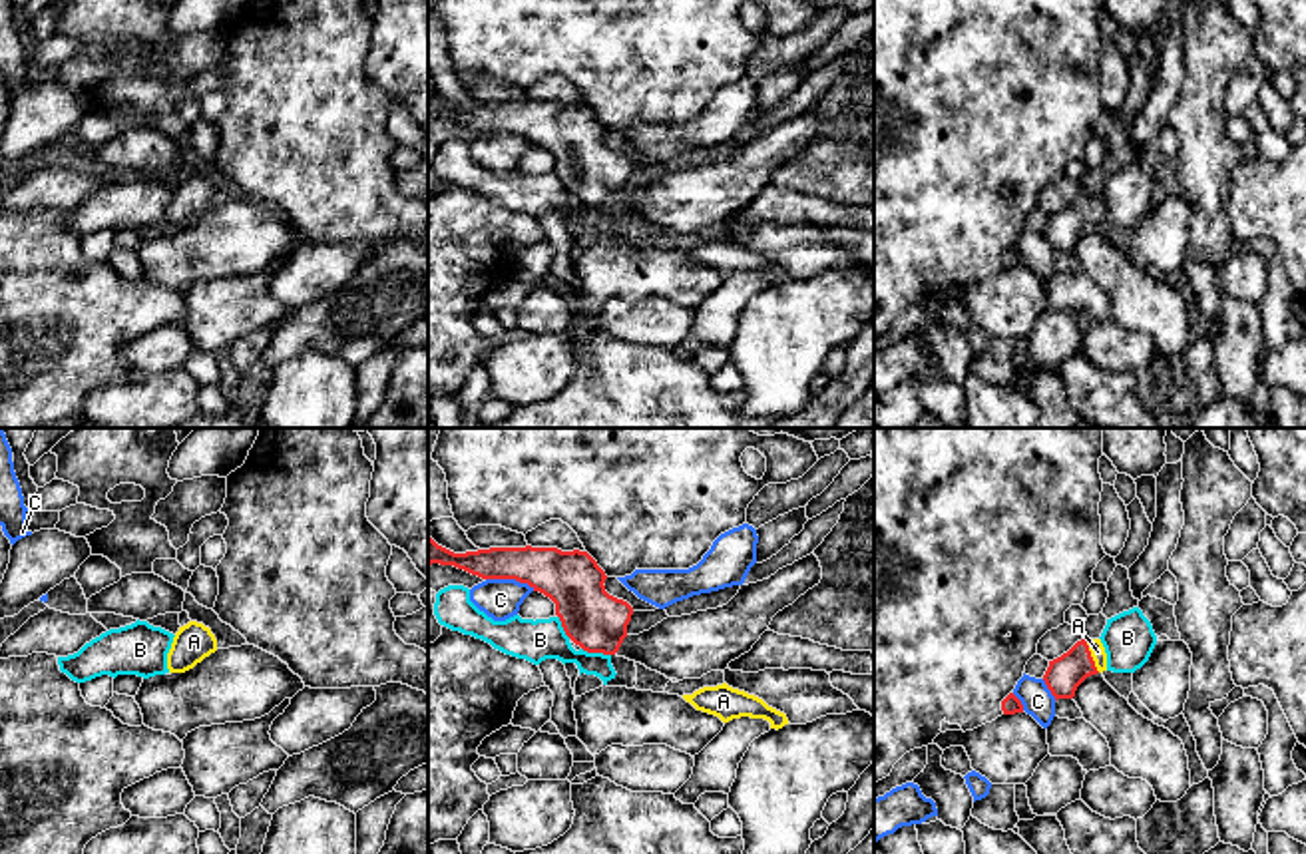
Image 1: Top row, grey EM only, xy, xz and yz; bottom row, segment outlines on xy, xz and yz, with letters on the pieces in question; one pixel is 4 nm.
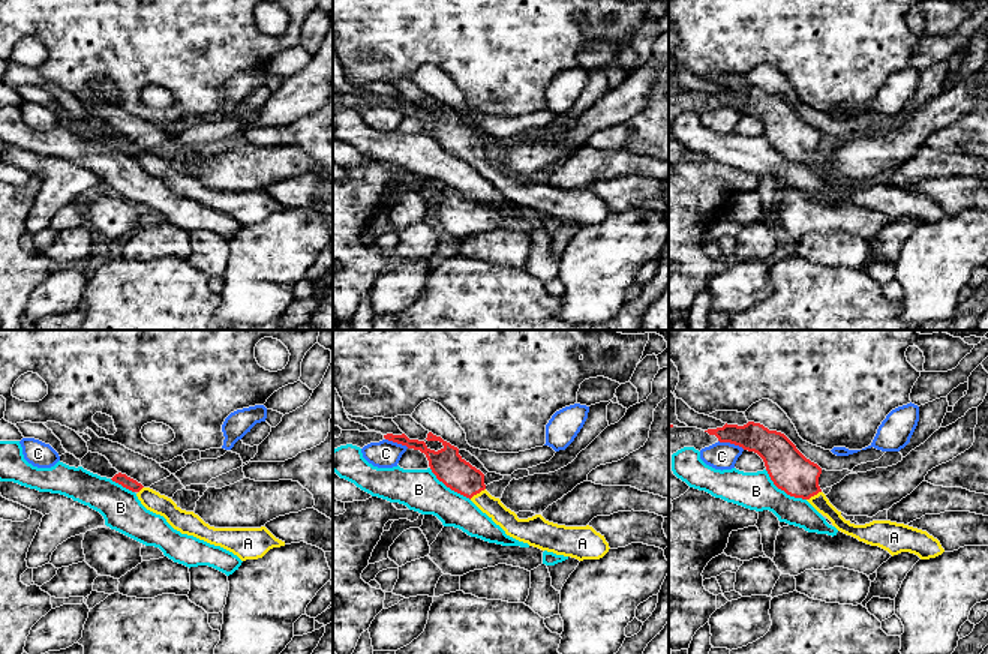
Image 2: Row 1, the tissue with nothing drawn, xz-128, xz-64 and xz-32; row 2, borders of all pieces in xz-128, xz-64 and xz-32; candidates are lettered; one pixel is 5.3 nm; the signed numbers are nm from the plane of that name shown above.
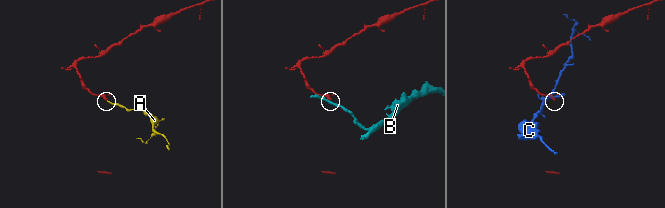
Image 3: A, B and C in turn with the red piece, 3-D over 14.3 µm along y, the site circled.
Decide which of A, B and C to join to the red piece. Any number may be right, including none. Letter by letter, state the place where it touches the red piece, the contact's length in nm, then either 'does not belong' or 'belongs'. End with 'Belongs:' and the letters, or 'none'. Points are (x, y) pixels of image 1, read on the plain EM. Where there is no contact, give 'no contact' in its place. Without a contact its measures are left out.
A: yz (1091, 212) | 140 nm | belongs
B: xz (596, 206) | 120 nm | does not belong
C: xz (510, 132) | 200 nm | does not belong
Belongs: A

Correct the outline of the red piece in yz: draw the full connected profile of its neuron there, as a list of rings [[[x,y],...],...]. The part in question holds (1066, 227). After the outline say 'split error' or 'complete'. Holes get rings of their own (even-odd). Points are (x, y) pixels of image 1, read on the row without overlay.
[[[1081,193],[1067,207],[1049,215],[1043,235],[1057,253],[1073,253],[1077,241],[1091,229],[1107,225],[1101,193]]] | split error

